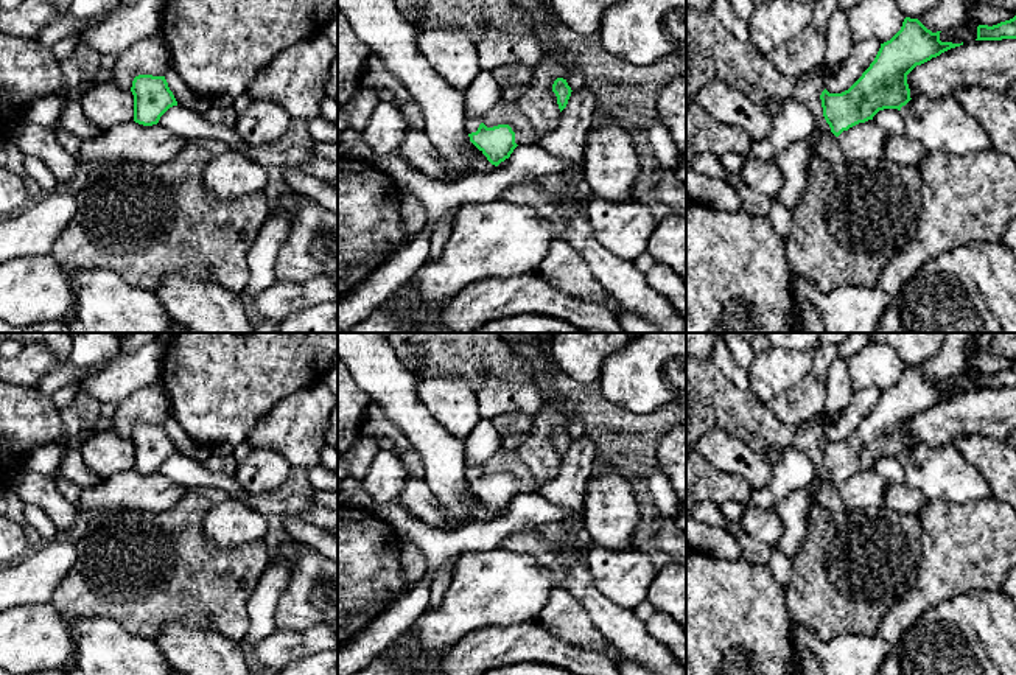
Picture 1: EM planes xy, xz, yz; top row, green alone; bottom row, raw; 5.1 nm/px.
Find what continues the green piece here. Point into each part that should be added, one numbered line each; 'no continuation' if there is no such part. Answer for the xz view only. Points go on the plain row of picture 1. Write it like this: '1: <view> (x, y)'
1: xz (472, 472)

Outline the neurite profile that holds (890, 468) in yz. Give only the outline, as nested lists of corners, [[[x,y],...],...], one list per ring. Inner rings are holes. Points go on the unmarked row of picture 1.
[[[898,457],[879,459],[873,470],[888,484],[906,484],[906,471],[902,468],[902,460]]]

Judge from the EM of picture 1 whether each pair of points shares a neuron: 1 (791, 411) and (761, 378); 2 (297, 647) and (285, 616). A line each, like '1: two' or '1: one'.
1: two
2: two

